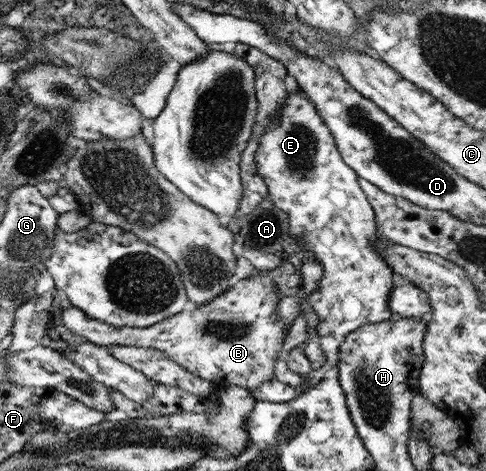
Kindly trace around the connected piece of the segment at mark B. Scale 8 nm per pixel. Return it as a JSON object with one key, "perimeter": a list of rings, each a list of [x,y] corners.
{"perimeter":[[[261,271],[257,275],[238,280],[234,288],[226,290],[222,295],[216,297],[204,306],[190,310],[190,312],[180,312],[168,320],[154,324],[147,328],[114,328],[110,324],[98,322],[88,318],[84,312],[72,306],[70,309],[62,311],[62,322],[75,335],[90,343],[108,347],[120,345],[124,347],[144,347],[162,351],[172,361],[178,363],[182,368],[191,372],[194,376],[209,380],[213,387],[213,394],[218,395],[221,389],[228,386],[239,386],[246,390],[254,390],[263,382],[275,378],[276,361],[285,359],[282,354],[282,345],[285,340],[284,322],[278,318],[278,297],[277,290],[273,286],[275,278],[271,277],[271,271]]]}

